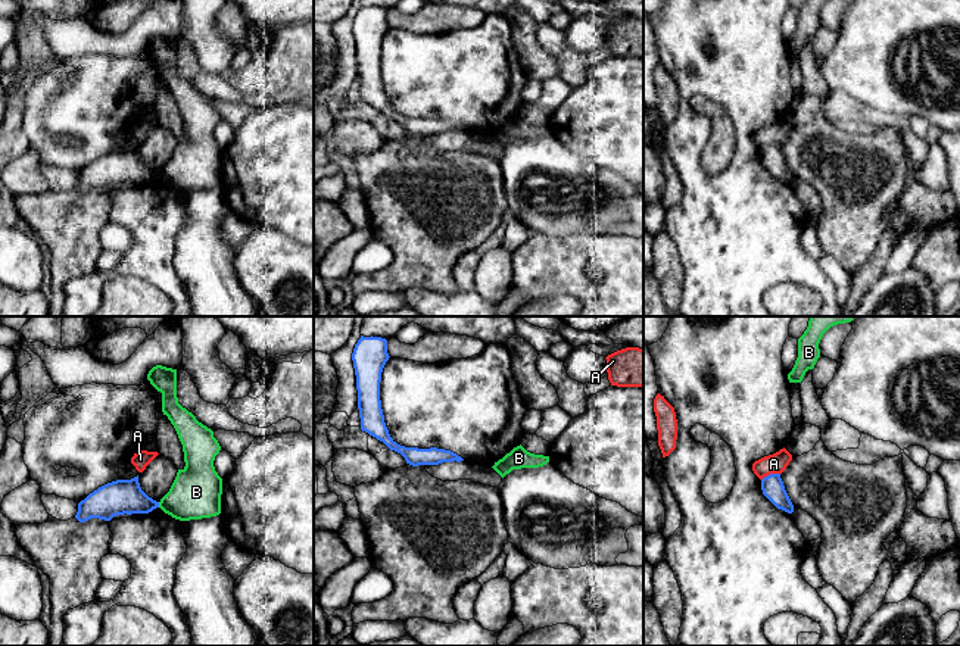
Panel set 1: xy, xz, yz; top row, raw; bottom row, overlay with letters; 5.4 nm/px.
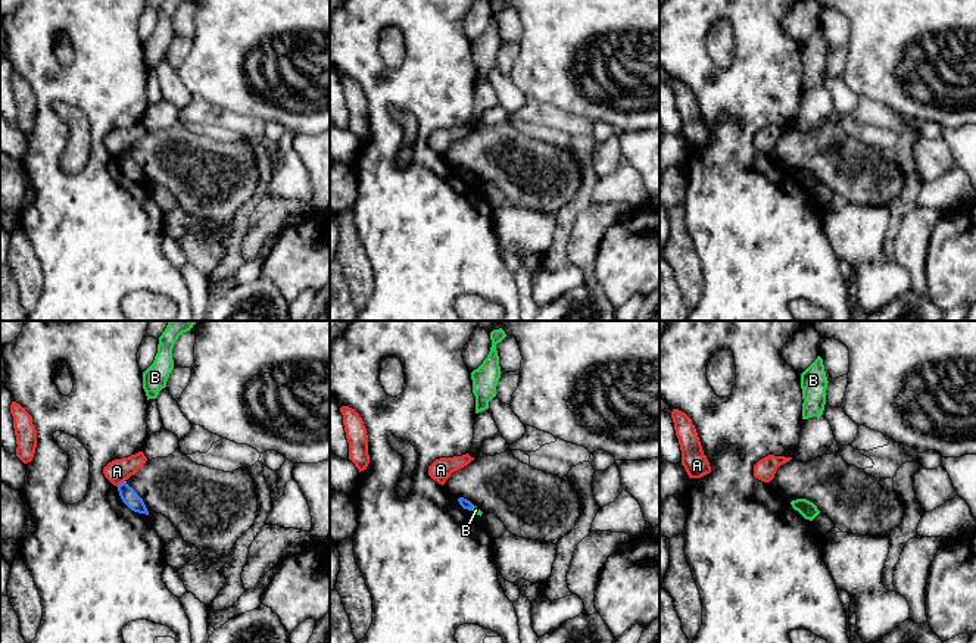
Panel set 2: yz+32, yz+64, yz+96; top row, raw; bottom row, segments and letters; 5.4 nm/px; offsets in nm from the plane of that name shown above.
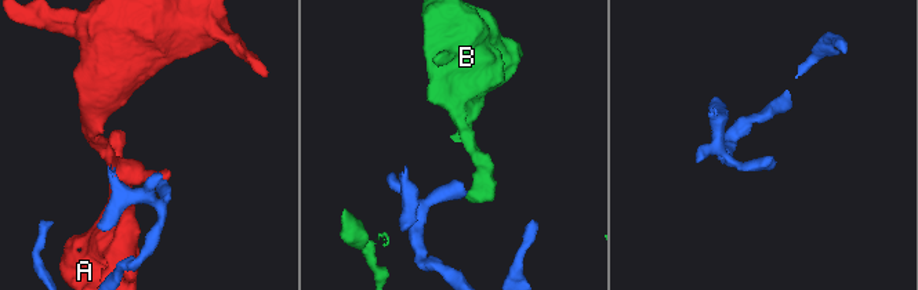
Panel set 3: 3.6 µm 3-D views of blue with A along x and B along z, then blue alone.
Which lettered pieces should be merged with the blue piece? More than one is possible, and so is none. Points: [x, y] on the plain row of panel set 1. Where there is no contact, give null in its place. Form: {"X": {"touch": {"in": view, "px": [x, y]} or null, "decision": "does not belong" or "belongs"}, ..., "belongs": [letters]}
{"A": {"touch": {"in": "yz", "px": [770, 144]}, "decision": "does not belong"}, "B": {"touch": {"in": "xy", "px": [158, 175]}, "decision": "does not belong"}, "belongs": []}

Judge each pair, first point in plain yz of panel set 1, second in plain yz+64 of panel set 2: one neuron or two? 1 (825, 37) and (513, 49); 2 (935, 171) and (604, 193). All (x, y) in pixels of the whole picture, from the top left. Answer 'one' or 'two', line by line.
1: one
2: one

